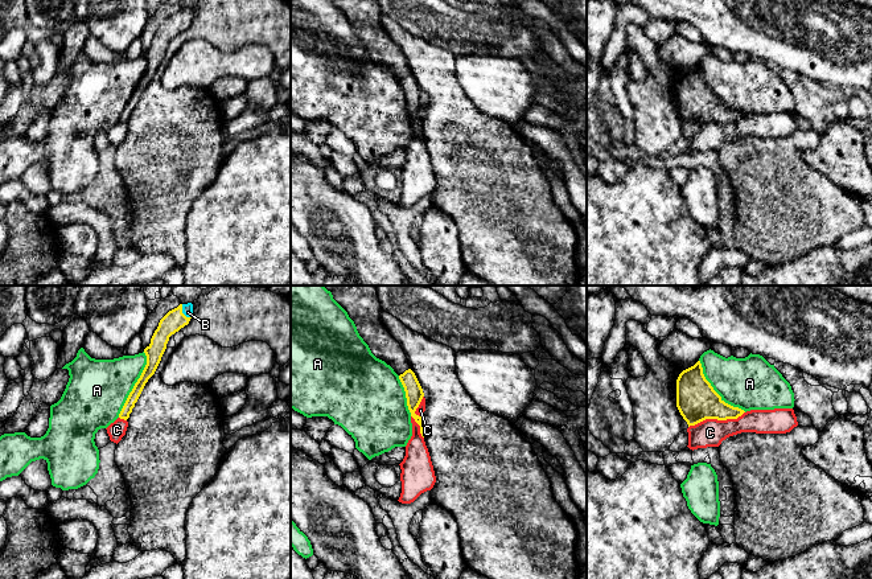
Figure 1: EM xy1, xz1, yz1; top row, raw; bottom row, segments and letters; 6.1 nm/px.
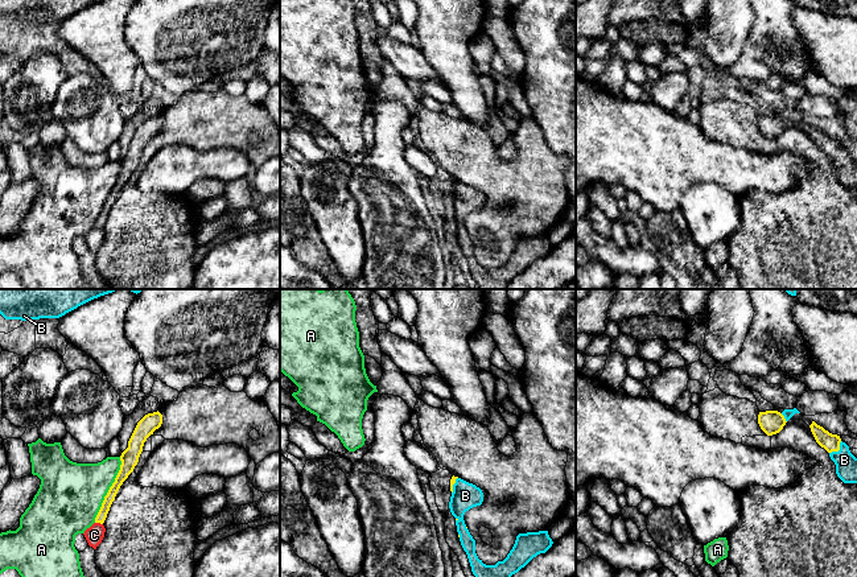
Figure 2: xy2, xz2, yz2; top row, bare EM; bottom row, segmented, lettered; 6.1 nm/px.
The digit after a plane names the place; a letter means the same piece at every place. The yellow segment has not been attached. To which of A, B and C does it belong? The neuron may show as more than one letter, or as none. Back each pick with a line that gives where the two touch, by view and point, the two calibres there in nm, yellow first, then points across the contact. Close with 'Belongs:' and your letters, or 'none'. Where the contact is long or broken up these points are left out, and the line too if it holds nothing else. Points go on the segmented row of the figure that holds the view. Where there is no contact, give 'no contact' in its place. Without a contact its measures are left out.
B: yz2 (837, 450) | 110/130 nm
Belongs: B

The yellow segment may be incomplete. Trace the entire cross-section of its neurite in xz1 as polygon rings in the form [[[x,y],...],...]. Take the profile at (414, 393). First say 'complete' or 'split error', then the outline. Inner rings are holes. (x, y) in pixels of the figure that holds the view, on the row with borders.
complete; [[[408,369],[403,374],[400,374],[399,379],[404,387],[404,391],[406,391],[407,406],[411,412],[411,416],[420,426],[420,434],[424,438],[424,431],[421,427],[421,418],[423,416],[419,416],[415,414],[416,408],[419,407],[419,405],[424,397],[423,389],[418,381],[415,373],[411,369]]]

